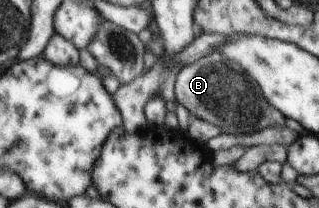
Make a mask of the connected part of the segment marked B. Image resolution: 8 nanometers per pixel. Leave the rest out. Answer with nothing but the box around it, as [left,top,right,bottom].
[174,59,286,134]

